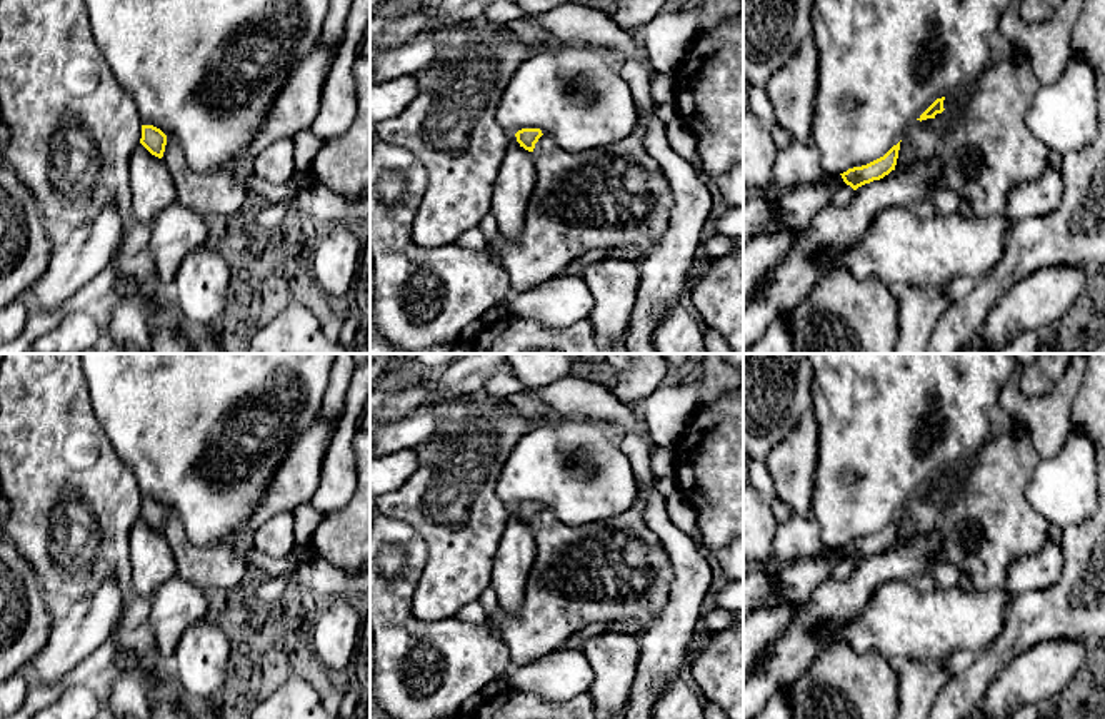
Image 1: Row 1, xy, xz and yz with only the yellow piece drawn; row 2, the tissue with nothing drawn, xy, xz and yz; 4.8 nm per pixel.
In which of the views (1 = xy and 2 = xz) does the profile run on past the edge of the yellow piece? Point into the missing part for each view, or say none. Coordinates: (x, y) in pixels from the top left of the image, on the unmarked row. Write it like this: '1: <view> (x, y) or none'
1: none
2: none

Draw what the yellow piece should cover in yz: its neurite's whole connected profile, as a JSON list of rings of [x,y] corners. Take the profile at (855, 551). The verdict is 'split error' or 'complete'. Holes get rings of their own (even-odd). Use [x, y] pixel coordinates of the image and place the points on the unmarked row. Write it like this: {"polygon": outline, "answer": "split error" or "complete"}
{"polygon": [[[900,515],[893,519],[883,530],[867,539],[848,542],[840,549],[847,559],[857,564],[858,561],[870,557],[873,554],[880,554],[892,544],[895,544],[898,524],[900,524]]], "answer": "complete"}

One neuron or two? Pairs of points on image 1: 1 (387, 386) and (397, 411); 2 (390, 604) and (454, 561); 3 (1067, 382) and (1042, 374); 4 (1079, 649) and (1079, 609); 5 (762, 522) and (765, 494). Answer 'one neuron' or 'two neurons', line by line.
1: two neurons
2: two neurons
3: two neurons
4: two neurons
5: two neurons

